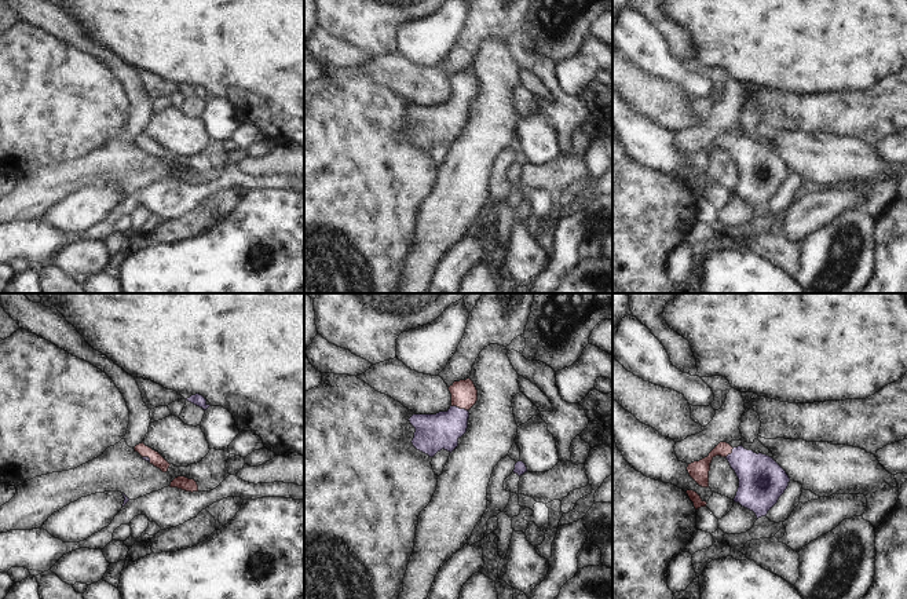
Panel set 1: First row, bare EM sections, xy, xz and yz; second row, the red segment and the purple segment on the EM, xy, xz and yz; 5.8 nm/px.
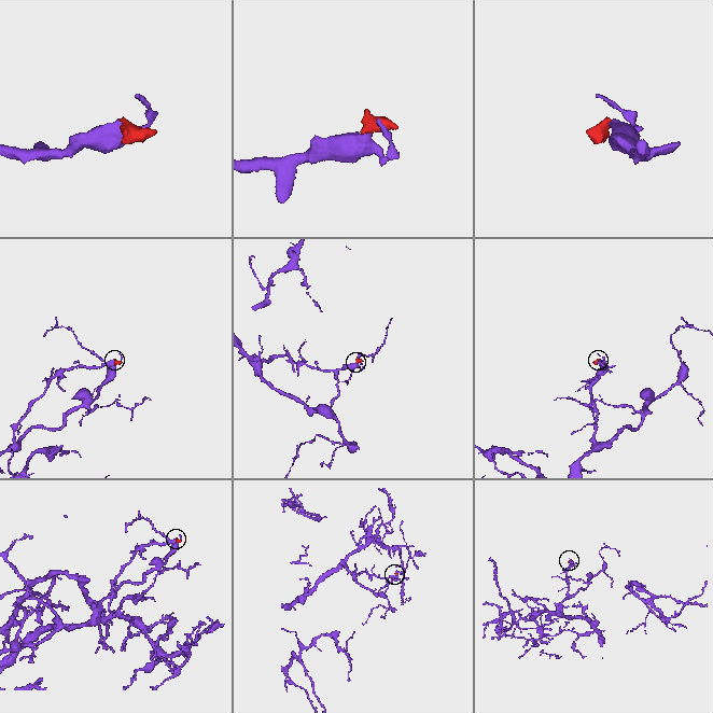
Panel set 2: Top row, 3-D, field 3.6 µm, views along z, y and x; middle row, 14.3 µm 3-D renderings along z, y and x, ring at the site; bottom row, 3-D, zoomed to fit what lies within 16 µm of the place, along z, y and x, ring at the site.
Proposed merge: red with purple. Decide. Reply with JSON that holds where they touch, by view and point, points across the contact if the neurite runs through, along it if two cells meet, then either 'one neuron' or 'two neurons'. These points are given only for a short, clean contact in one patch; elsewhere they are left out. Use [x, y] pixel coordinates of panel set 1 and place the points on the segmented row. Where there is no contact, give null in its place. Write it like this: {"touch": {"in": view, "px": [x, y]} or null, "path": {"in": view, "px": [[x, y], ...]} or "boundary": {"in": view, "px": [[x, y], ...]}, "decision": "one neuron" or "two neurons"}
{"touch": {"in": "xz", "px": [460, 408]}, "path": {"in": "xz", "px": [[464, 394], [460, 408], [434, 433]]}, "decision": "one neuron"}

